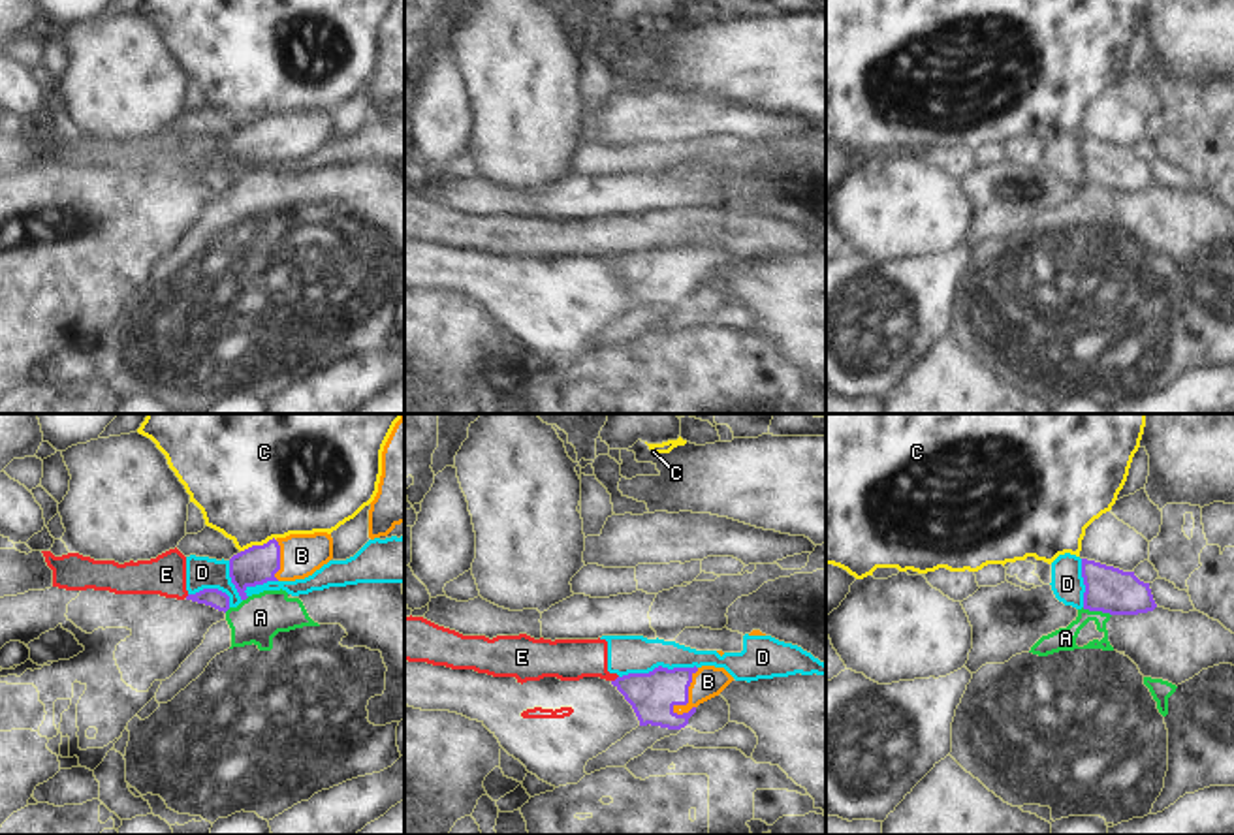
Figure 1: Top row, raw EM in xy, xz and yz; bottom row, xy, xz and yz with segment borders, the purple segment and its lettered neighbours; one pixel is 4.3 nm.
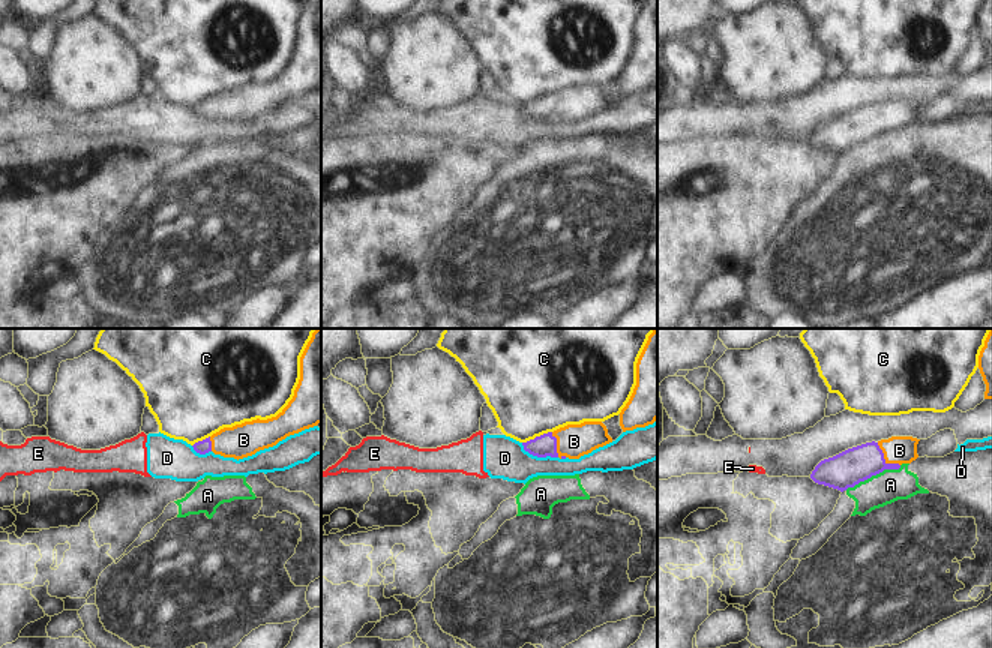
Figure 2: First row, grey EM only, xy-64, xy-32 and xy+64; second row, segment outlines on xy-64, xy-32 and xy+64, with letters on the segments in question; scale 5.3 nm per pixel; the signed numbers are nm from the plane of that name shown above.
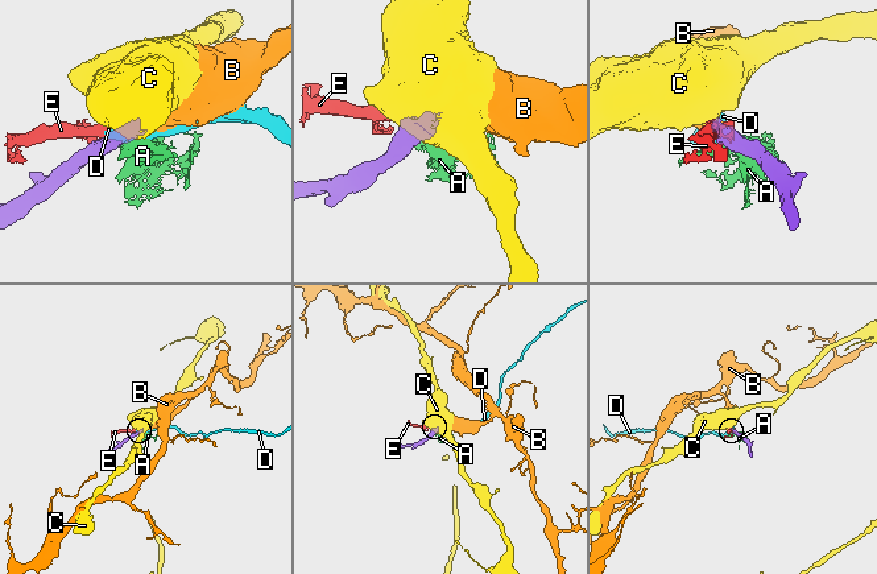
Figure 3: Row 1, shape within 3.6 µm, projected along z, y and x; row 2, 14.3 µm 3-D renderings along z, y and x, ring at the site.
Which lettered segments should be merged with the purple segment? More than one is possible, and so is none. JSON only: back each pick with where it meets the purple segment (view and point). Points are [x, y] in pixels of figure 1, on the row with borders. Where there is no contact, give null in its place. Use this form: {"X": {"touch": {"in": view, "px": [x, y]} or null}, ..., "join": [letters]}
{"B": {"touch": {"in": "xz", "px": [687, 696]}}, "join": ["B"]}

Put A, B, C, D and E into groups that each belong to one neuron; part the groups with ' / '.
A / B / C / D E

